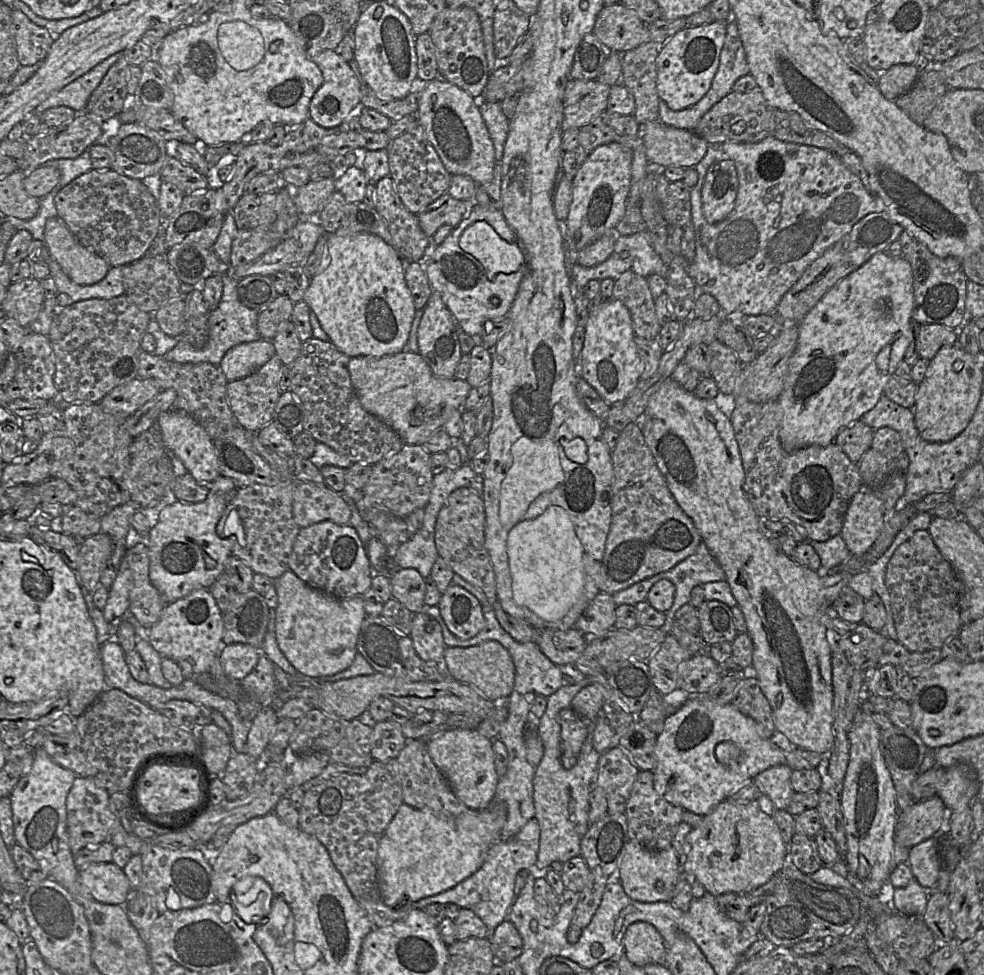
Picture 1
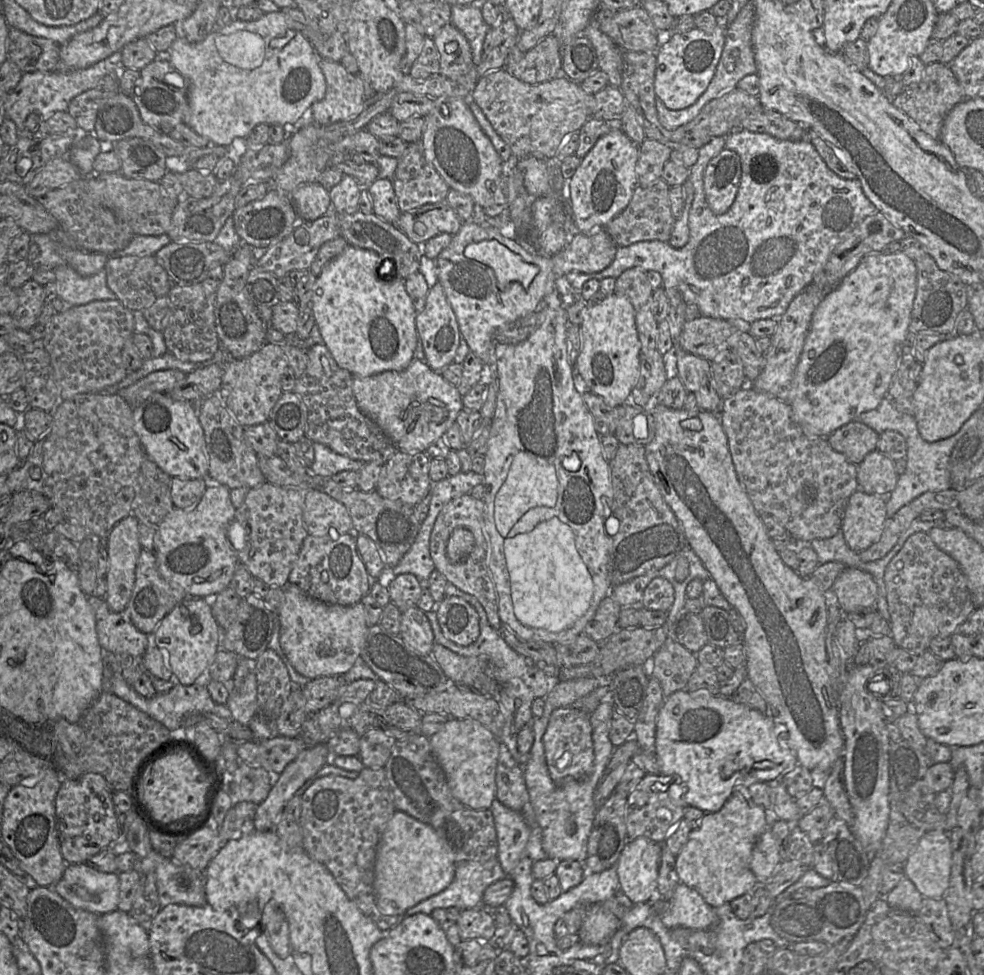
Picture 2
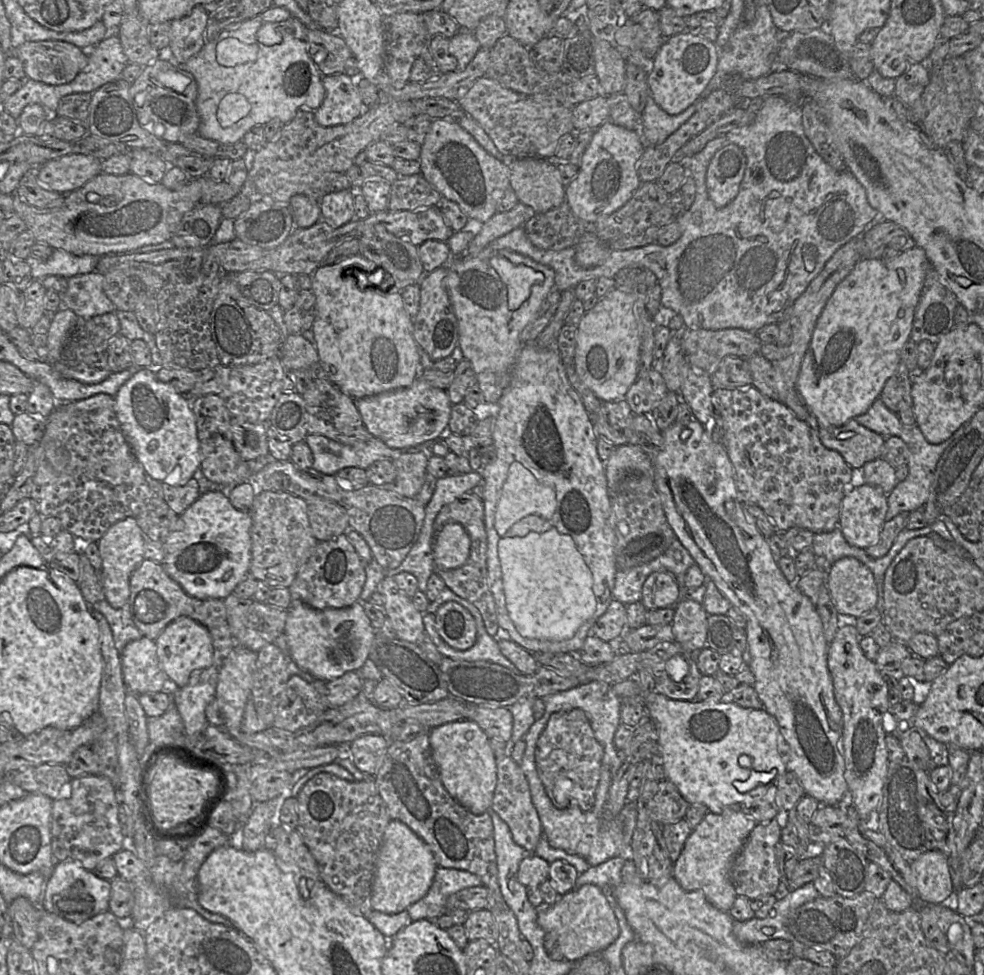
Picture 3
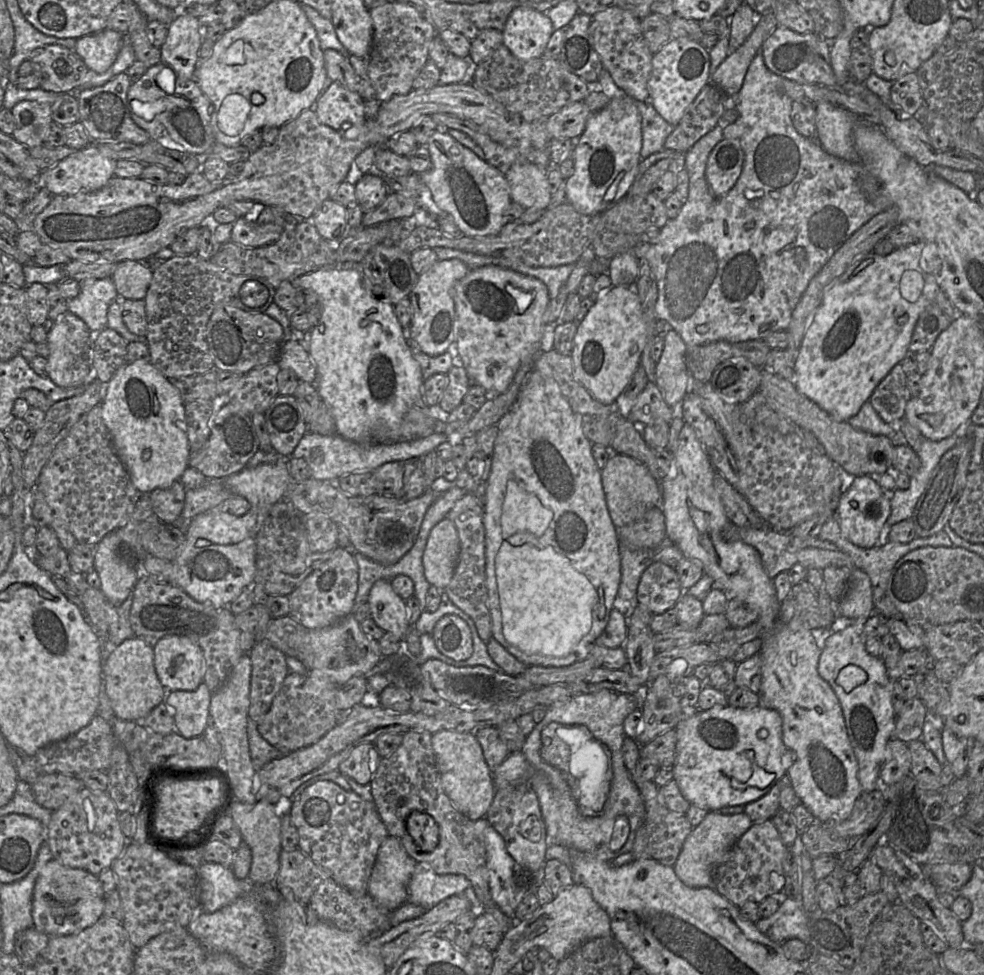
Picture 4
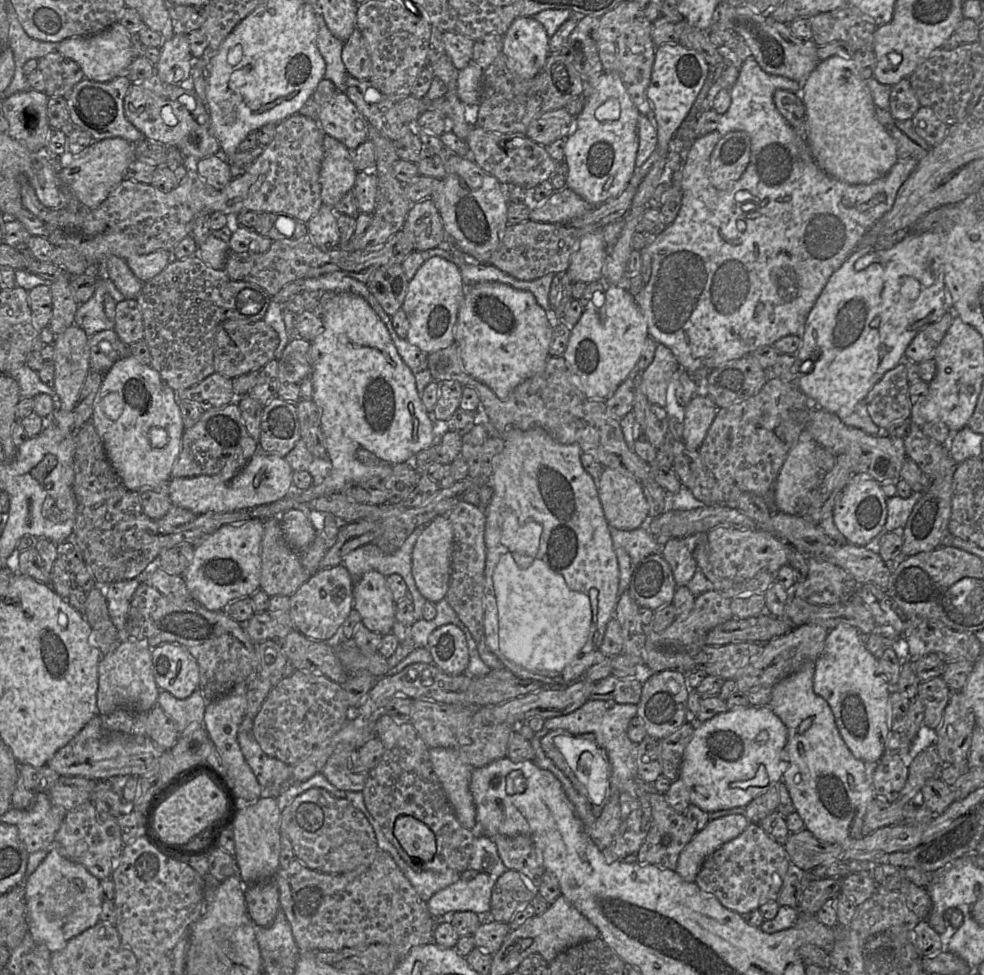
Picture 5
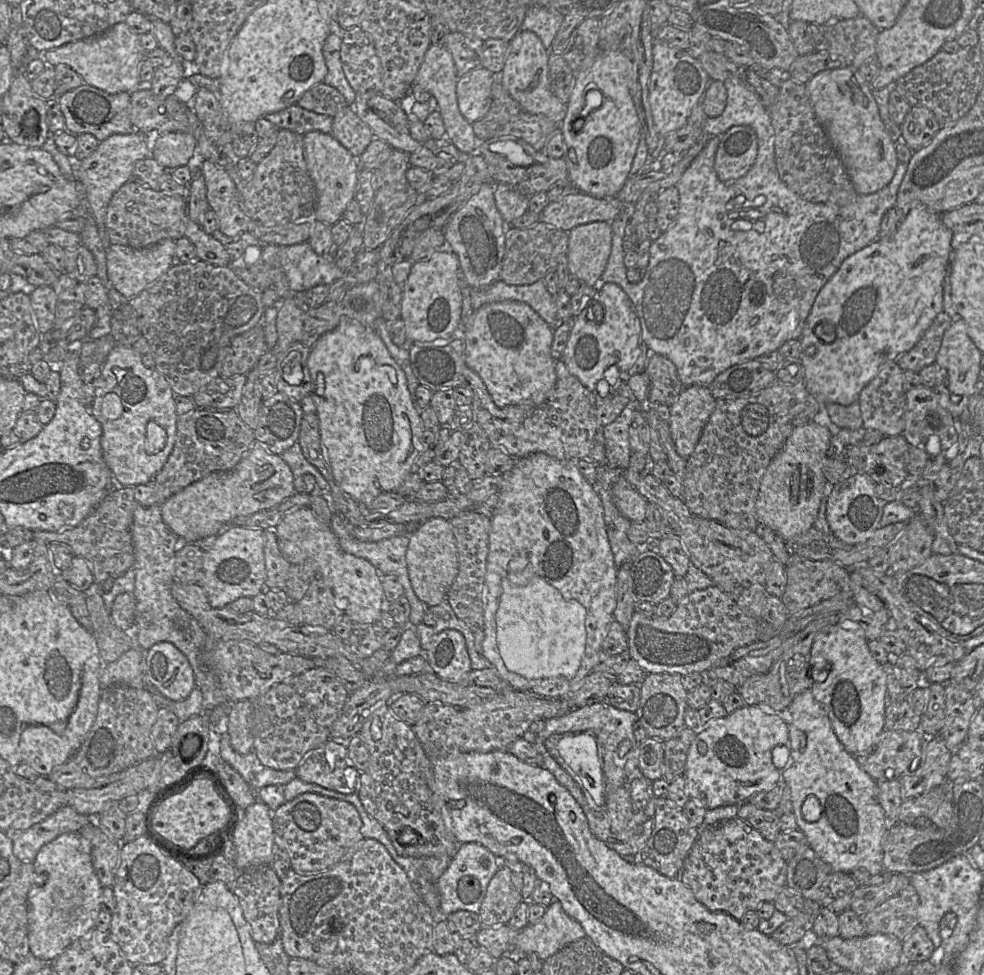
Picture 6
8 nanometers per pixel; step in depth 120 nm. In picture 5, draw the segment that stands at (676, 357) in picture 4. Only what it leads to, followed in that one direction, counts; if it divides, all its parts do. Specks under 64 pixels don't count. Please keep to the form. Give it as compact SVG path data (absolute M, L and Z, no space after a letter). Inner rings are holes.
M658 344L653 361L641 373L643 392L650 403L666 406L666 392L669 381L680 368L672 351L665 345Z

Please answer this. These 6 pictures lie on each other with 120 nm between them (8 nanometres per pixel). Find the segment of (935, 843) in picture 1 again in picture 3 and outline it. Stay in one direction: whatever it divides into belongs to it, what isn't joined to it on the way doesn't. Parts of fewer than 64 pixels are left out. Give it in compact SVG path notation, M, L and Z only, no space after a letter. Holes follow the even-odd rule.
M930 850L910 862L915 878L919 902L940 904L949 901L951 909L956 910L956 893L949 865L949 858L938 850Z

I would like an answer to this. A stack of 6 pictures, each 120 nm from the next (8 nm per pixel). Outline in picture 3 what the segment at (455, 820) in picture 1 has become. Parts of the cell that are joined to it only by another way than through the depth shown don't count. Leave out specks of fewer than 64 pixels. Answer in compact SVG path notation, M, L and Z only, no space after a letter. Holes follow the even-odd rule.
M390 820L376 857L371 886L372 909L386 914L407 910L426 895L437 868L434 855L426 843L403 822Z

